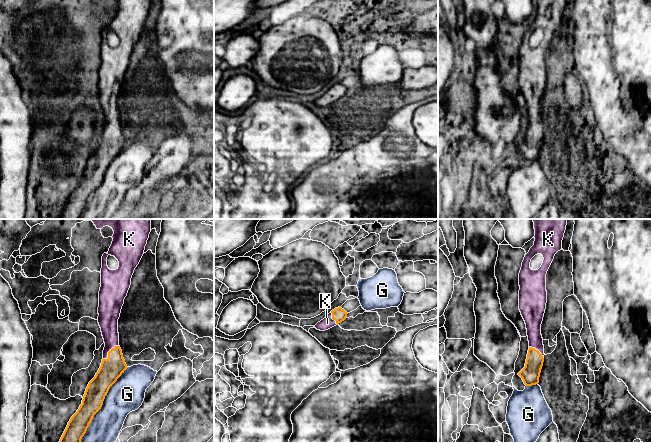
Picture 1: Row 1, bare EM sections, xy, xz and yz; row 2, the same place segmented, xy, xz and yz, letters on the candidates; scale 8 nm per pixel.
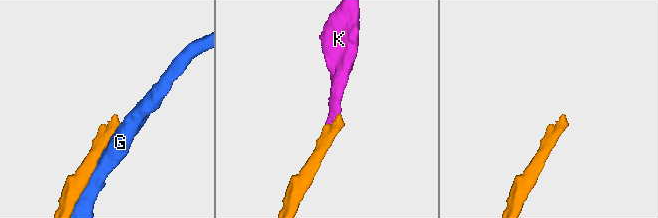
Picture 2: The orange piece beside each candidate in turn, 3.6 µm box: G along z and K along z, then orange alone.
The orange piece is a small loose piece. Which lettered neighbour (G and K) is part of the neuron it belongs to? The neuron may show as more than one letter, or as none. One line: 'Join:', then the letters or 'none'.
Join: K

